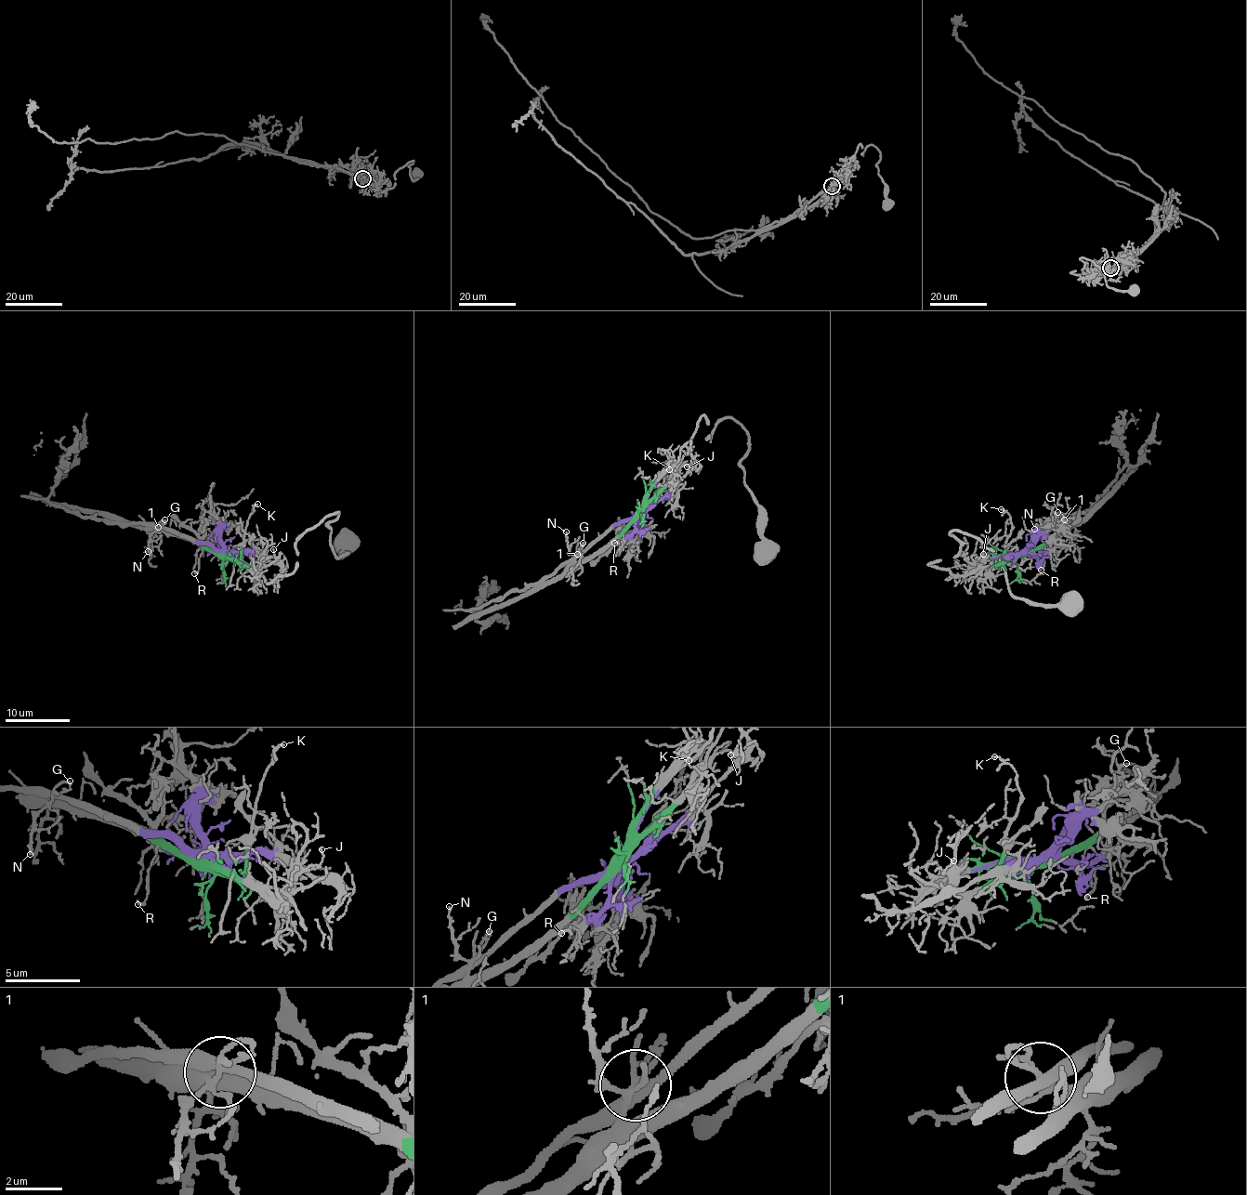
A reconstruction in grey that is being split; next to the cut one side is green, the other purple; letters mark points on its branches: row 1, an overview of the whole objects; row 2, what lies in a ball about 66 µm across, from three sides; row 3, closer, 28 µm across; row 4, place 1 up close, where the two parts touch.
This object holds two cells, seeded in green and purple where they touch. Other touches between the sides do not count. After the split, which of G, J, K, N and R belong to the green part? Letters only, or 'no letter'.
G, J, K, N

